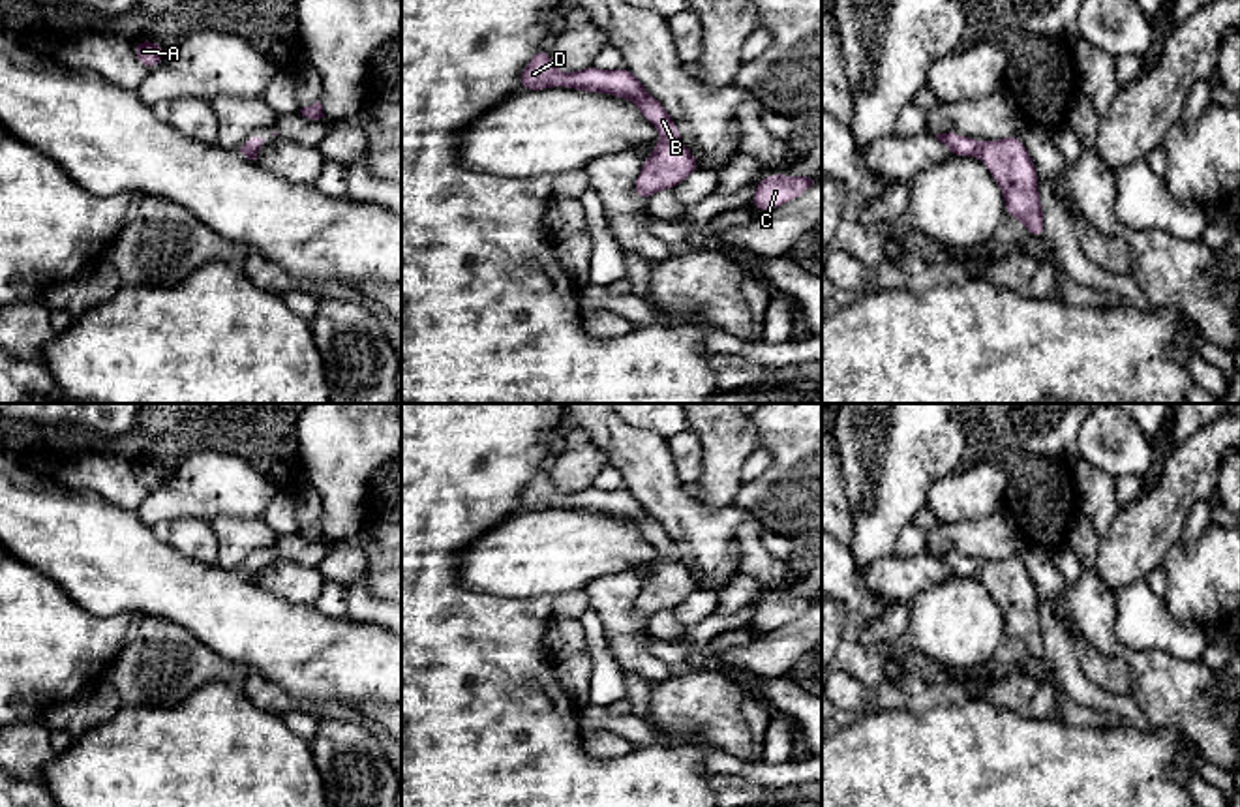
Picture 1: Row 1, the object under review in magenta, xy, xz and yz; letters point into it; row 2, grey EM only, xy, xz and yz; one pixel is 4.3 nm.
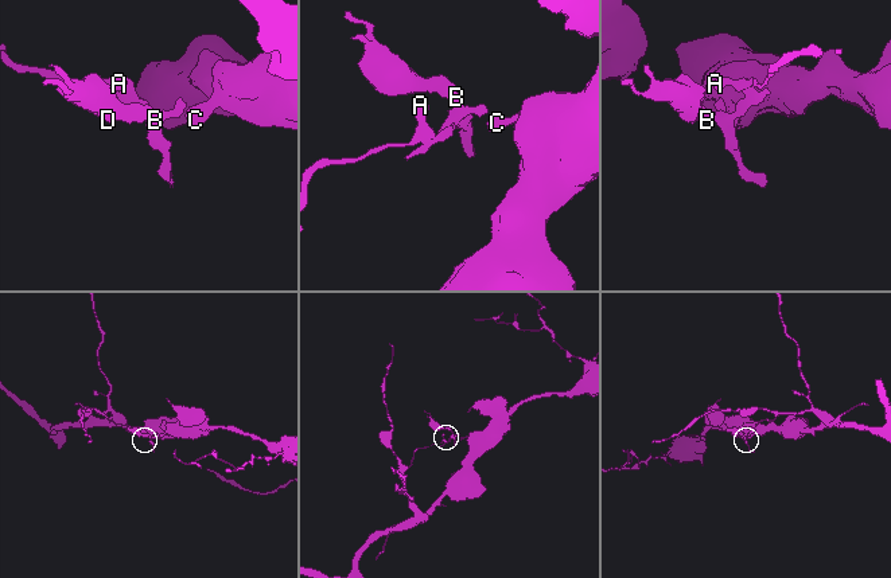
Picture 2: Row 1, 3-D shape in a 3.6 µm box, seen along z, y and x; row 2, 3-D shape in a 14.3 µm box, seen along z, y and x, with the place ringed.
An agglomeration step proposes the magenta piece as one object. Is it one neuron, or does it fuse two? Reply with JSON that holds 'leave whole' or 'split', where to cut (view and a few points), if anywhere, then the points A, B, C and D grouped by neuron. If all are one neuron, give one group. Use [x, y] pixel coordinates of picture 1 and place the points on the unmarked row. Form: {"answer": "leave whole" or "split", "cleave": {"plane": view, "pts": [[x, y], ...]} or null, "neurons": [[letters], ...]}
{"answer": "split", "cleave": {"plane": "xz", "pts": [[663, 560], [678, 563]]}, "neurons": [["A", "C"], ["B", "D"]]}

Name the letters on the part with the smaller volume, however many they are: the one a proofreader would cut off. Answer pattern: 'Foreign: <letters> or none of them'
Foreign: B, D

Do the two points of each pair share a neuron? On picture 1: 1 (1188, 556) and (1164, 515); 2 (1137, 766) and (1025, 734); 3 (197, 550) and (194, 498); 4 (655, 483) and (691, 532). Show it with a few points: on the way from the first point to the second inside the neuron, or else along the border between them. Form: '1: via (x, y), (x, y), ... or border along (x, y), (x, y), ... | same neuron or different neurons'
1: border along (1180, 539), (1160, 565) | different neurons
2: via (1109, 766), (1057, 766), (1053, 762) | same neuron
3: border along (209, 520), (177, 518), (171, 524) | different neurons
4: via (663, 494), (687, 520) | same neuron

